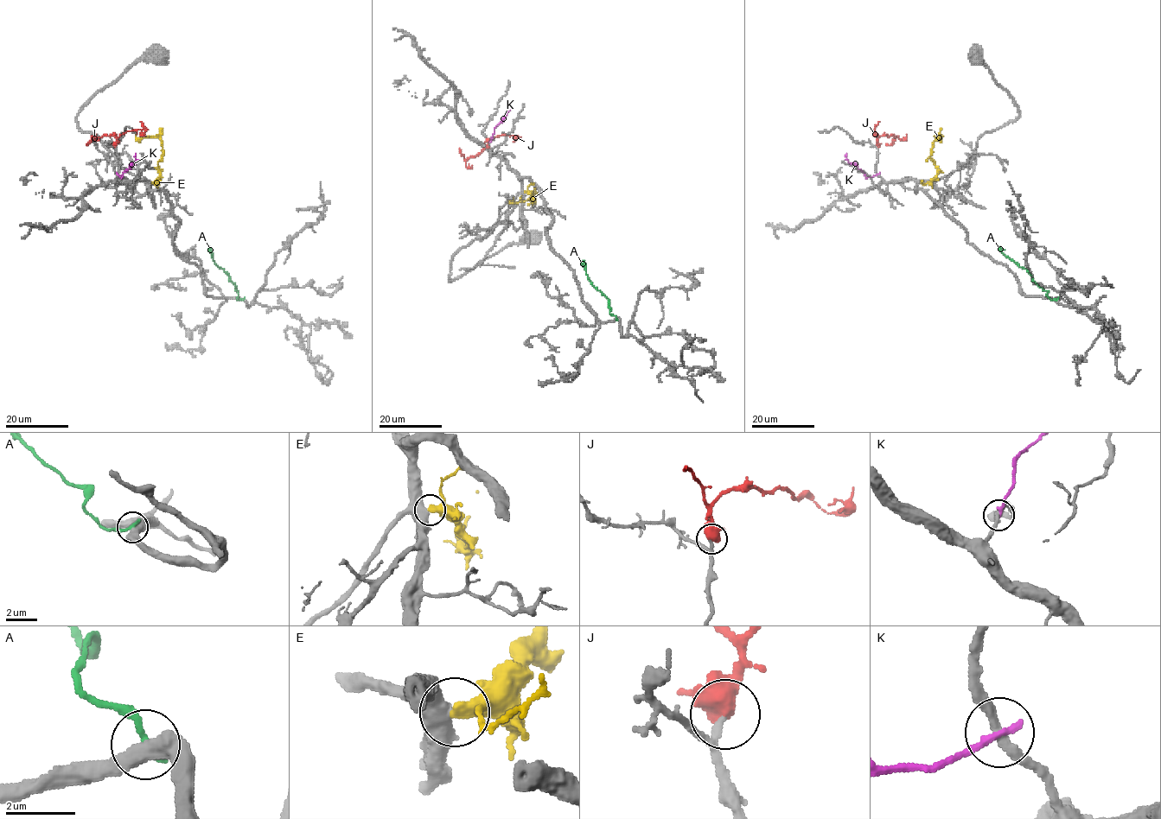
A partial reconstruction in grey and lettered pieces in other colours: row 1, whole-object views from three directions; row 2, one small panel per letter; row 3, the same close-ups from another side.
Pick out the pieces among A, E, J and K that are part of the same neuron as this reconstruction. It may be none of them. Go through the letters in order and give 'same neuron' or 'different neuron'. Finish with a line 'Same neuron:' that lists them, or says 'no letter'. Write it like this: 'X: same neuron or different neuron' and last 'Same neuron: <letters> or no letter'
A: different neuron
E: different neuron
J: same neuron
K: different neuron
Same neuron: J

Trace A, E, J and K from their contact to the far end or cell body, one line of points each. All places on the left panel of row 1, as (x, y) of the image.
A: (243, 299), (237, 299), (239, 293), (235, 284), (214, 263), (209, 247)
E: (151, 182), (159, 174), (158, 161), (161, 156), (162, 142), (157, 136), (138, 138), (136, 134)
J: (116, 146), (118, 140), (114, 136), (92, 136), (86, 144)
K: (118, 174), (121, 177), (136, 161), (135, 153)

